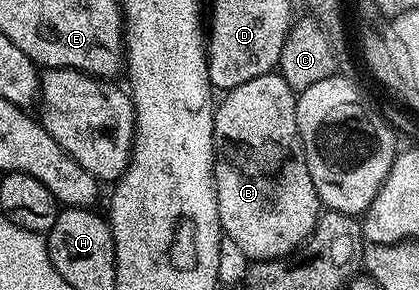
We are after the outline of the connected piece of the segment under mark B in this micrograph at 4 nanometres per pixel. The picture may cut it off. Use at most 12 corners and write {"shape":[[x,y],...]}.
{"shape":[[279,73],[220,96],[222,232],[293,254],[323,204]]}

